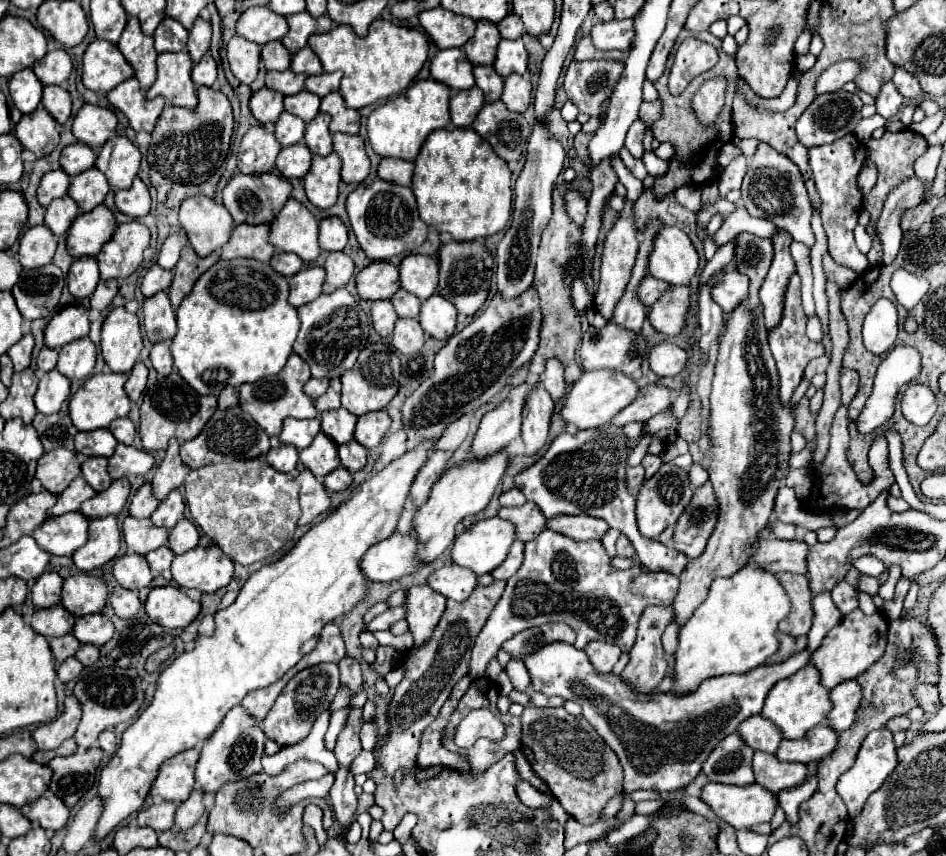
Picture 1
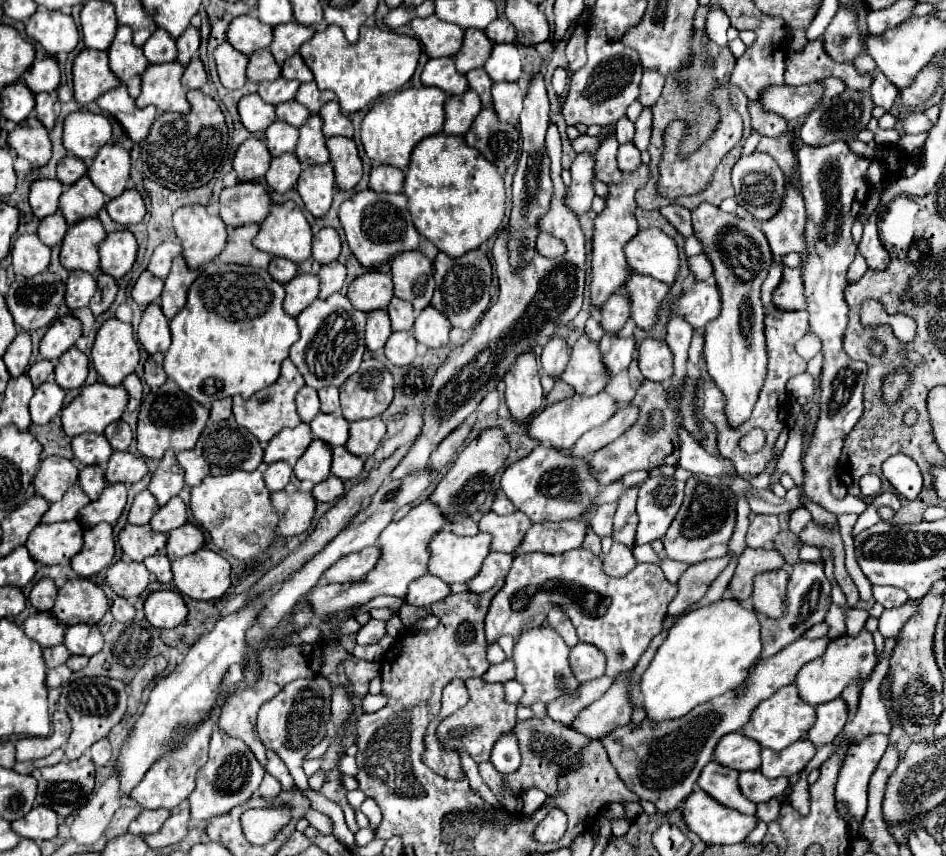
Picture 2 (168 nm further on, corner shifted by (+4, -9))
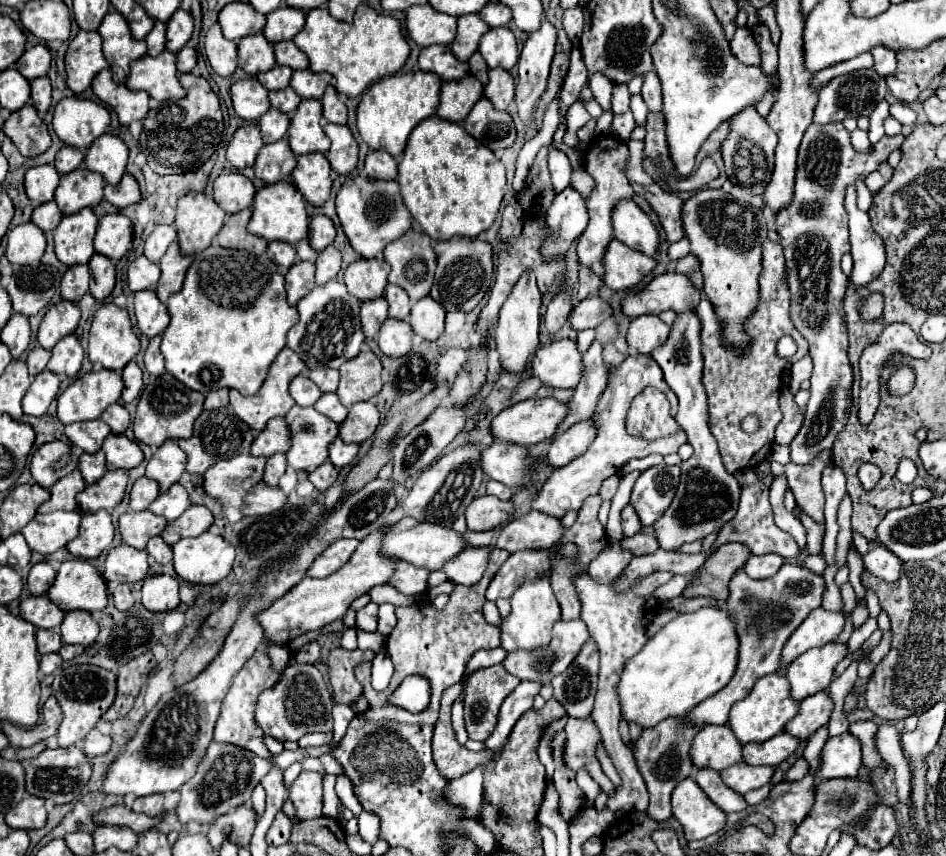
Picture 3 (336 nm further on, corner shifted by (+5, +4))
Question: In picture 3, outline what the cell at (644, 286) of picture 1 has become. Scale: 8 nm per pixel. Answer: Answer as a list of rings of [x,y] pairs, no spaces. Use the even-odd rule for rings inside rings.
[[[595,296],[577,302],[577,306],[569,314],[569,324],[575,332],[581,332],[587,328],[597,328],[609,316],[611,316],[611,306],[603,298]]]

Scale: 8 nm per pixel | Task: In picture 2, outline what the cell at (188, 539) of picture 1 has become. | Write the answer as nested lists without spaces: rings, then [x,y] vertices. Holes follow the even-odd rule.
[[[186,523],[180,529],[174,529],[168,535],[168,545],[166,545],[166,555],[170,561],[186,557],[190,553],[196,553],[202,547],[204,535],[200,531],[200,527]]]

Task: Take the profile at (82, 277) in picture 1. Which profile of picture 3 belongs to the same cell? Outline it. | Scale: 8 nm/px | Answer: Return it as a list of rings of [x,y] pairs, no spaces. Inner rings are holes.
[[[83,264],[71,266],[63,280],[61,280],[61,298],[69,300],[69,302],[79,302],[87,290],[89,290],[89,268]]]

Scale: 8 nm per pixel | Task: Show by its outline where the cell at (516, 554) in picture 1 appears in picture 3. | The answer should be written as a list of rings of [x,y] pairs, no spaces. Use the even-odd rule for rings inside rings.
[[[465,548],[455,558],[445,562],[441,570],[455,584],[471,586],[483,576],[483,570],[487,568],[487,554],[489,548]]]

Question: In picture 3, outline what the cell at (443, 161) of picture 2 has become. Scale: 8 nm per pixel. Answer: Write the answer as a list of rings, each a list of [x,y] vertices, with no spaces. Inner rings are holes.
[[[429,116],[423,120],[407,140],[407,146],[399,161],[399,190],[403,204],[411,212],[411,216],[421,224],[423,232],[441,242],[449,240],[451,236],[479,236],[485,232],[497,218],[501,200],[503,200],[503,190],[505,190],[505,166],[501,160],[495,158],[487,146],[479,146],[475,138],[471,138],[461,124],[447,122],[439,116]]]

